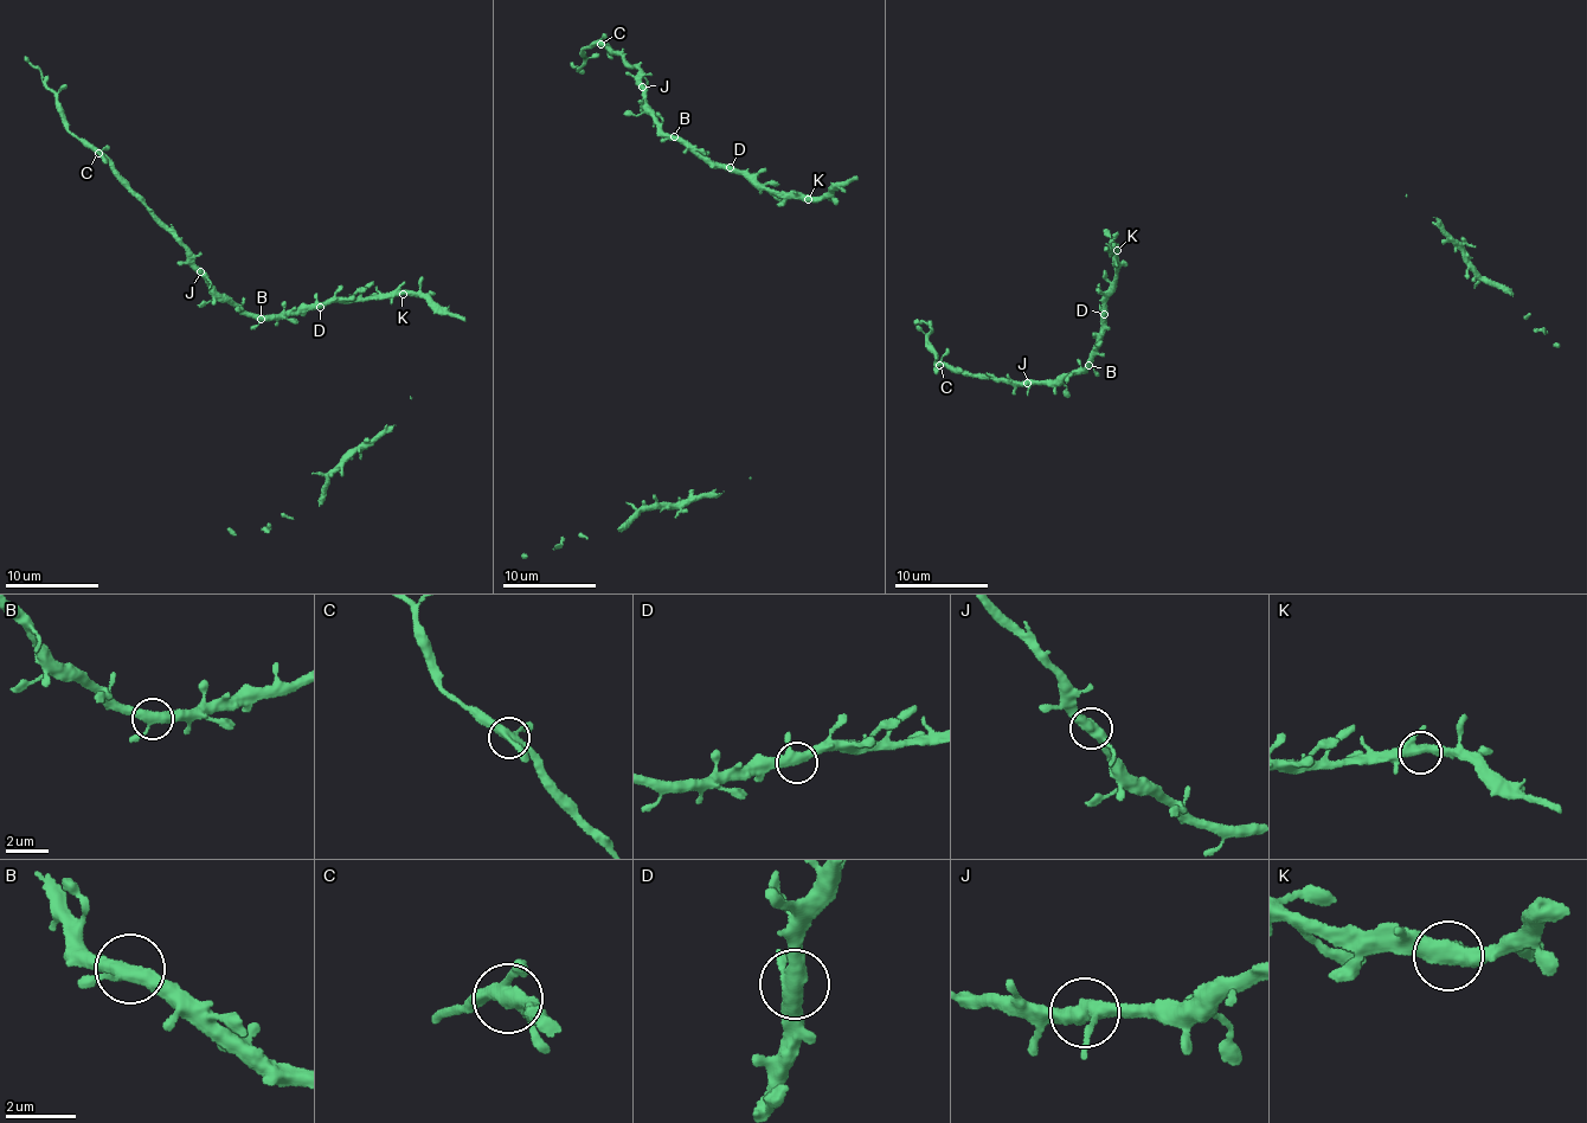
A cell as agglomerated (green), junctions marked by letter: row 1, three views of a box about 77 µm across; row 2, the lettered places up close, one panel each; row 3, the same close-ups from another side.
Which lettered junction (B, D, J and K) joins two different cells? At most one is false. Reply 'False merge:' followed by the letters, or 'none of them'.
False merge: none of them

